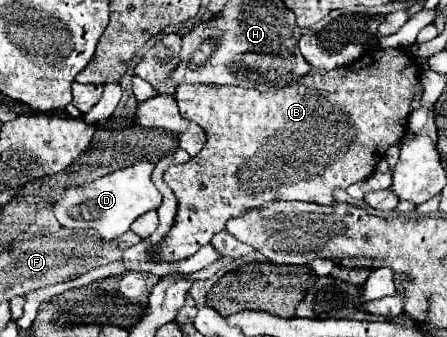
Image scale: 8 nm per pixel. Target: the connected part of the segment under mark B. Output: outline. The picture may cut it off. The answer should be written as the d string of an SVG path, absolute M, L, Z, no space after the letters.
M374 47L372 51L368 51L364 57L360 57L356 63L344 65L344 67L336 67L332 71L320 69L310 65L312 73L302 75L298 81L292 81L286 87L278 87L272 91L258 91L258 89L242 89L236 85L180 85L178 93L176 93L176 101L180 107L182 117L198 123L206 135L208 135L208 143L206 149L202 149L196 157L192 157L190 161L182 163L182 165L174 165L166 171L164 179L166 183L172 187L174 195L178 197L178 215L174 219L174 227L170 231L170 235L166 235L166 239L158 245L158 255L166 261L182 261L190 255L194 255L200 247L208 245L212 241L212 237L224 229L226 221L234 215L240 215L240 211L248 211L248 209L256 209L256 207L264 207L268 201L276 201L276 199L284 199L284 201L314 201L314 203L322 203L322 205L330 205L334 203L334 191L336 189L348 189L352 183L358 183L362 179L368 179L378 163L380 155L386 155L390 145L400 143L400 139L408 133L408 115L410 115L410 105L416 93L422 93L422 81L420 81L420 67L416 65L414 57L406 53L404 47Z

